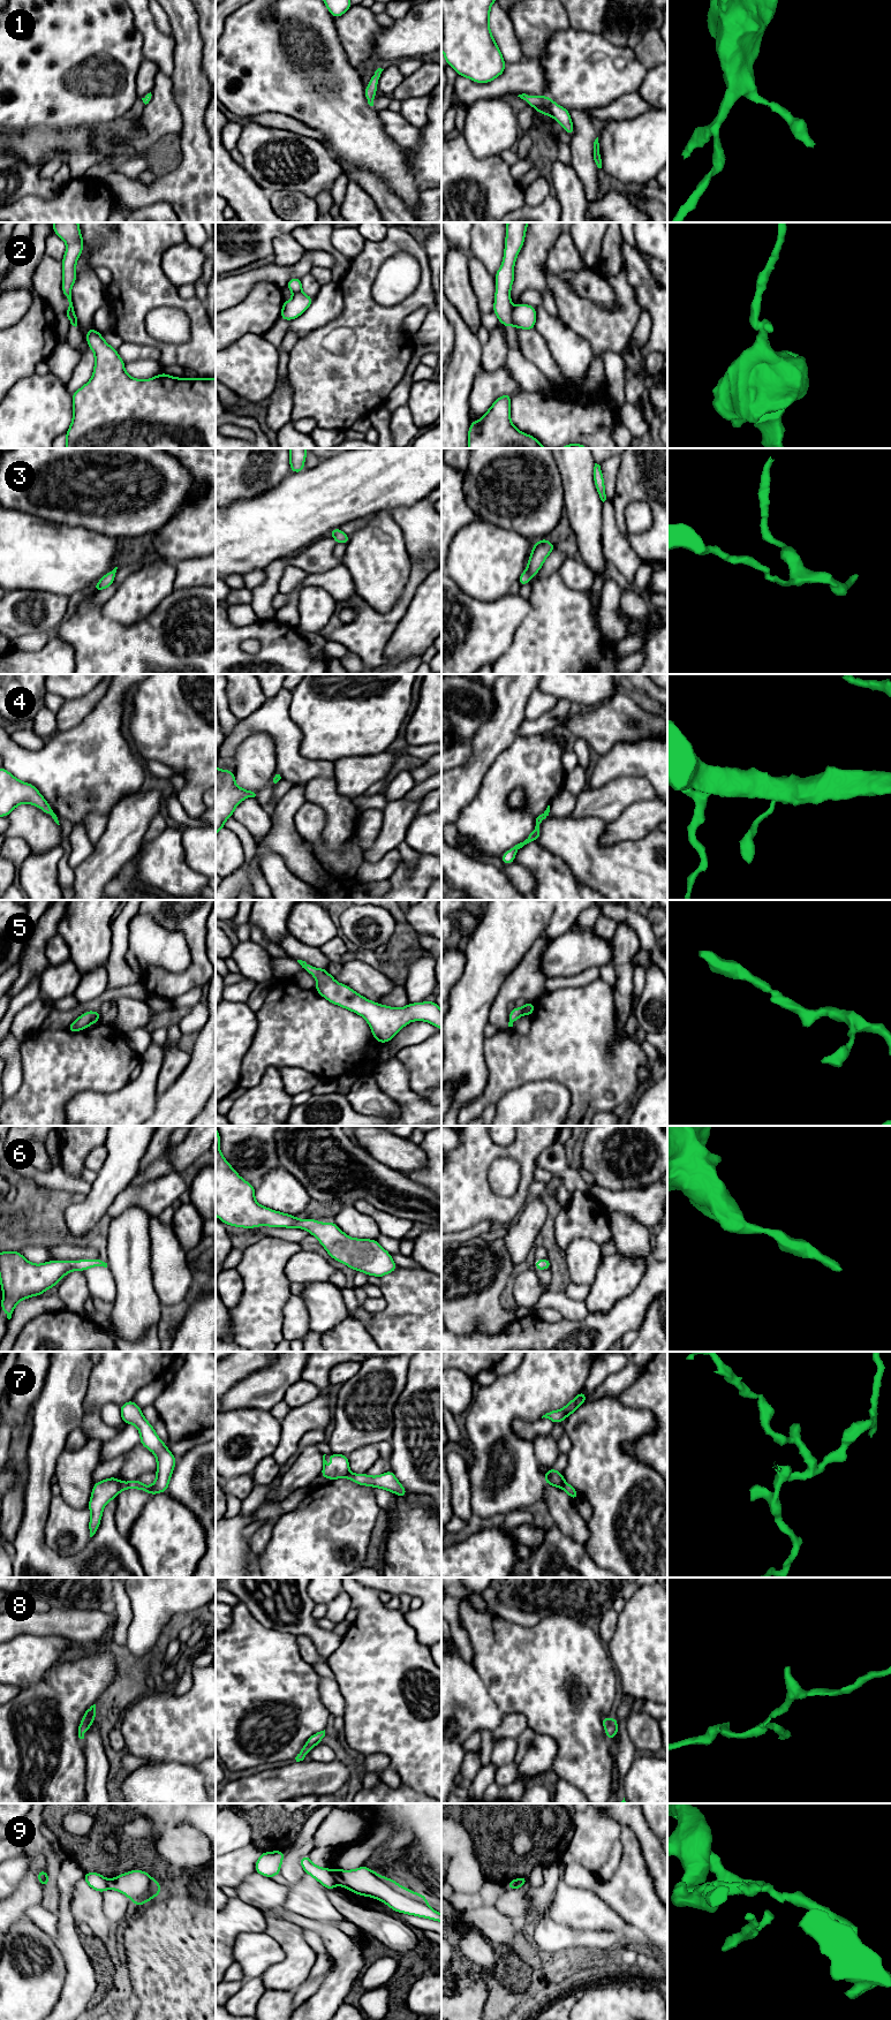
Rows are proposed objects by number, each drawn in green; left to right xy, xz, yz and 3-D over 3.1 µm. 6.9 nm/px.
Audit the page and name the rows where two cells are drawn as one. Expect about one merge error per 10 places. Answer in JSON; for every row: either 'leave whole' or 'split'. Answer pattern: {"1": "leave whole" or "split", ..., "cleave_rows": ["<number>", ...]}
{"1": "leave whole", "2": "split", "3": "leave whole", "4": "leave whole", "5": "leave whole", "6": "leave whole", "7": "split", "8": "leave whole", "9": "split", "cleave_rows": ["2", "7", "9"]}

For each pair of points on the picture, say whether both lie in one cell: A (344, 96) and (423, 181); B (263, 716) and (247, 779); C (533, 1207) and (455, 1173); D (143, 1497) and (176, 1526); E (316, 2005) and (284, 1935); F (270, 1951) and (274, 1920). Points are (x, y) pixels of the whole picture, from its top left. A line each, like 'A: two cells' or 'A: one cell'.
A: two cells
B: two cells
C: two cells
D: two cells
E: two cells
F: two cells

